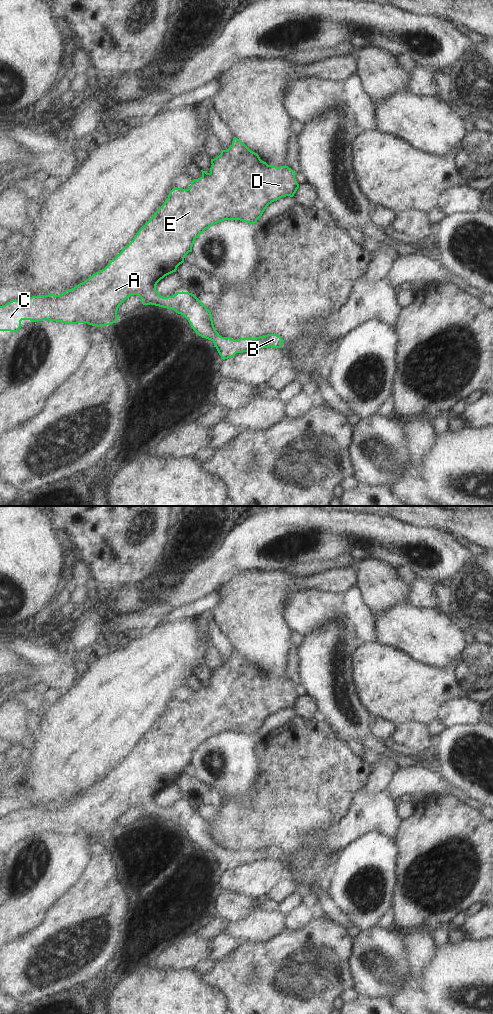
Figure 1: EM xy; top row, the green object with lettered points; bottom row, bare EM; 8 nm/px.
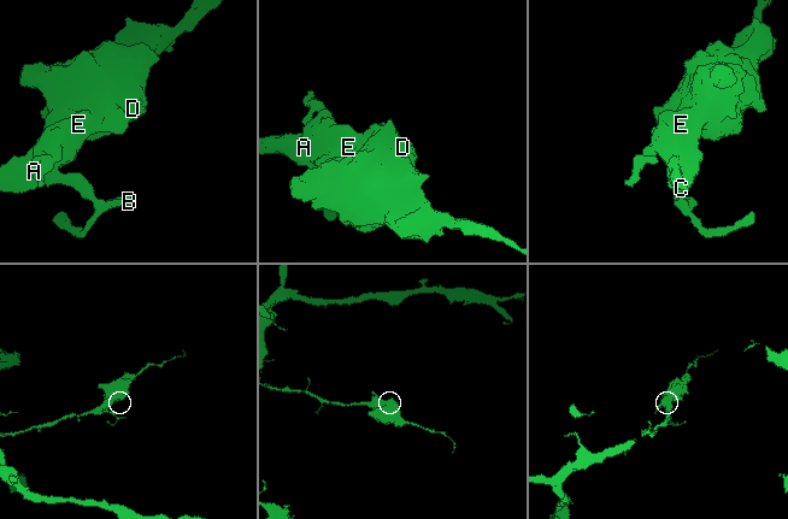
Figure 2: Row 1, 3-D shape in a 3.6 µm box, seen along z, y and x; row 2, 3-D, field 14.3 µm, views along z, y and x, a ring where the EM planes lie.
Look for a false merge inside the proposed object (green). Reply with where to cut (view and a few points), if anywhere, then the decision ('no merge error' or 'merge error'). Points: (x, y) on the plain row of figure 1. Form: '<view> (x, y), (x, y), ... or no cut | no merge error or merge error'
no cut | no merge error

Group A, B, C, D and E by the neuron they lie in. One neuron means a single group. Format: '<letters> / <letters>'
A B C D E

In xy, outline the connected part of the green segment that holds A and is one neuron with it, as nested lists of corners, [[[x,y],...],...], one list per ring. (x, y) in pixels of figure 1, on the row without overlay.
[[[236,649],[228,661],[221,661],[221,666],[211,671],[211,676],[210,684],[201,682],[202,688],[193,691],[188,701],[174,699],[164,716],[104,781],[60,807],[23,809],[0,818],[0,843],[17,844],[22,832],[107,838],[119,831],[119,818],[131,807],[138,807],[143,817],[172,821],[183,827],[199,848],[214,855],[223,872],[253,861],[281,860],[284,852],[277,846],[238,852],[222,849],[214,839],[210,822],[194,806],[182,803],[163,809],[156,802],[161,791],[176,784],[185,768],[192,764],[195,751],[206,741],[224,732],[240,732],[254,737],[269,716],[282,709],[293,709],[299,700],[296,685],[291,680],[268,677]]]

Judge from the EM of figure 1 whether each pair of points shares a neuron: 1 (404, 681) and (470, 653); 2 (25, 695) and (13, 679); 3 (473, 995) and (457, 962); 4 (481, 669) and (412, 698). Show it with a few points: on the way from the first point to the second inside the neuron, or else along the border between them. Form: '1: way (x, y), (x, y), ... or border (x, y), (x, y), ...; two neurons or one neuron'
1: way (422, 681), (447, 681), (457, 671); one neuron
2: border (25, 679), (10, 686); two neurons
3: way (473, 987), (458, 970); one neuron
4: way (464, 676), (452, 684), (429, 688); one neuron

